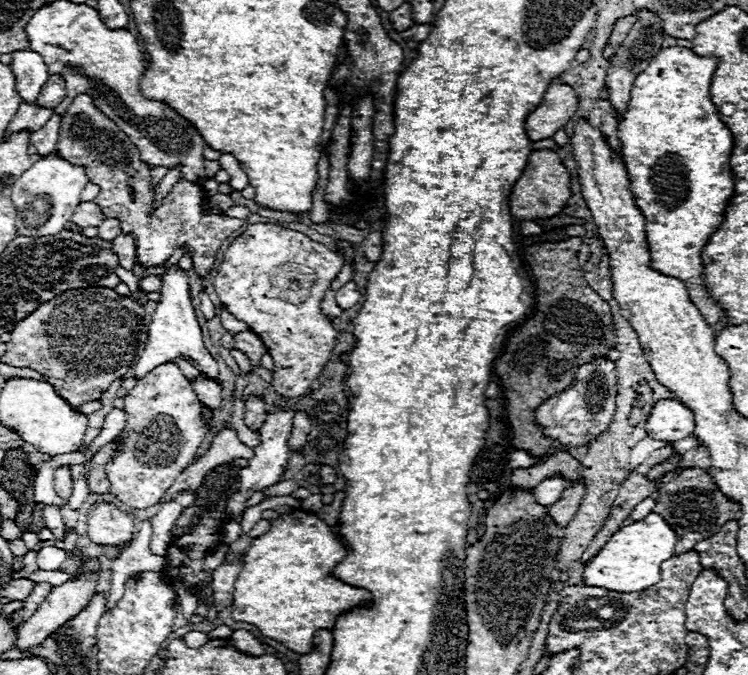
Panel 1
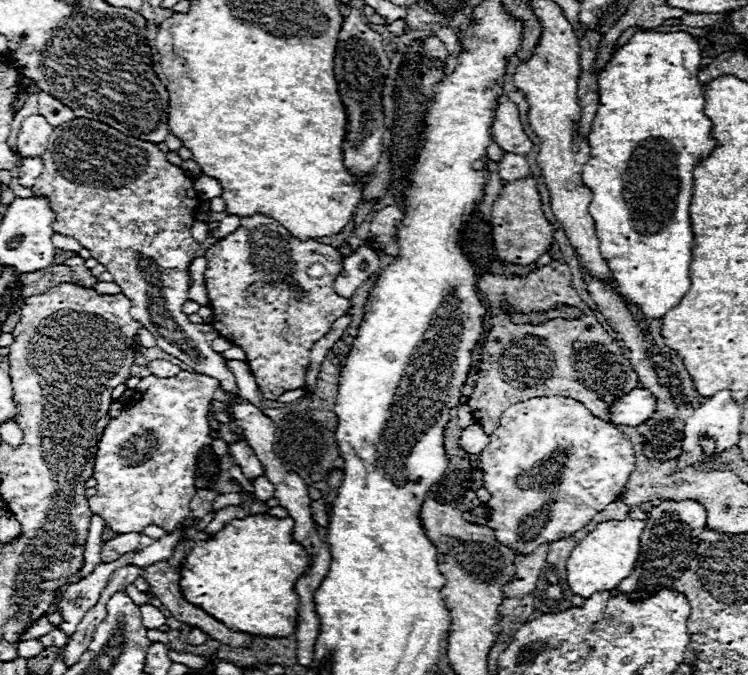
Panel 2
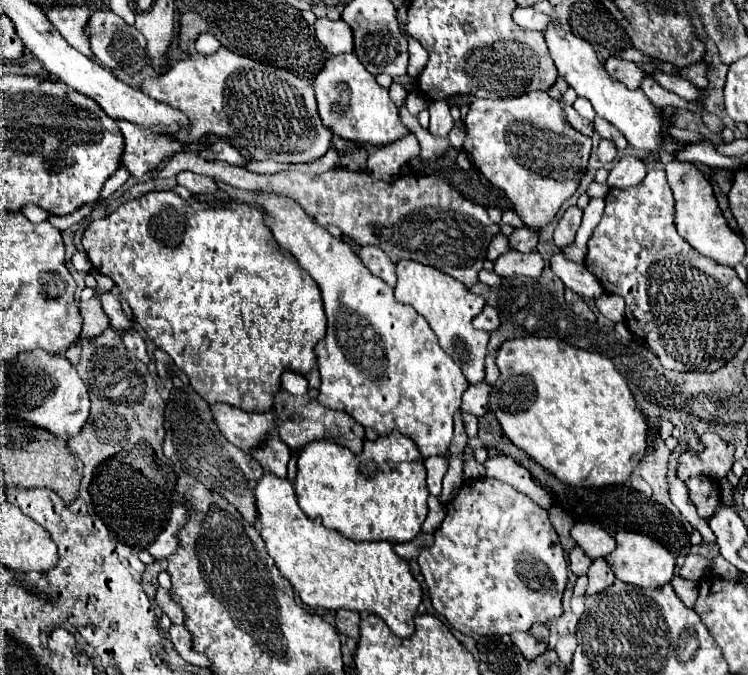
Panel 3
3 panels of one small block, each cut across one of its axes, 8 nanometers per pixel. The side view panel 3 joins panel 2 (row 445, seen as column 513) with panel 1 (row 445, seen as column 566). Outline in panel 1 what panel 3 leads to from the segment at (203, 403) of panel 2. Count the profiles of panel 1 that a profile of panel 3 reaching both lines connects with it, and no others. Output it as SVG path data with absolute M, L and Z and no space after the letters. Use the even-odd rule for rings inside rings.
M172 362L160 364L140 378L124 396L124 404L128 420L122 432L120 452L106 466L112 482L110 492L126 506L148 508L164 496L176 474L192 464L202 438L208 434L208 426L202 420L202 404L190 388L188 378ZM132 432L140 436L132 436Z

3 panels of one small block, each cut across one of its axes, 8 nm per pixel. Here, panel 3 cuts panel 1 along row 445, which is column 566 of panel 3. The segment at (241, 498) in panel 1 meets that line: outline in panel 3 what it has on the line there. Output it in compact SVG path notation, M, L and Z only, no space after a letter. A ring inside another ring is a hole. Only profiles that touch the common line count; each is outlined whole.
M560 252L552 256L550 260L552 272L564 282L564 286L572 292L576 292L582 298L600 298L604 294L602 284L596 280L596 276L592 276L584 264L576 264L566 260Z

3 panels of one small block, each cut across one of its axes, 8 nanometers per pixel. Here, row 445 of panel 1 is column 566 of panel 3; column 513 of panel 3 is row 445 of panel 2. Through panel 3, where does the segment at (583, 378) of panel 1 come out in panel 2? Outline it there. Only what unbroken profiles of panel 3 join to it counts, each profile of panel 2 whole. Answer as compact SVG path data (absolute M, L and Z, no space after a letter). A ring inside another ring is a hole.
M538 396L506 408L500 416L500 426L490 434L488 446L480 452L480 462L484 488L492 494L486 502L490 514L488 528L494 530L500 544L506 544L518 556L526 556L540 544L568 538L584 528L608 502L620 498L628 476L636 468L636 456L628 436L594 416L580 402L564 396Z

